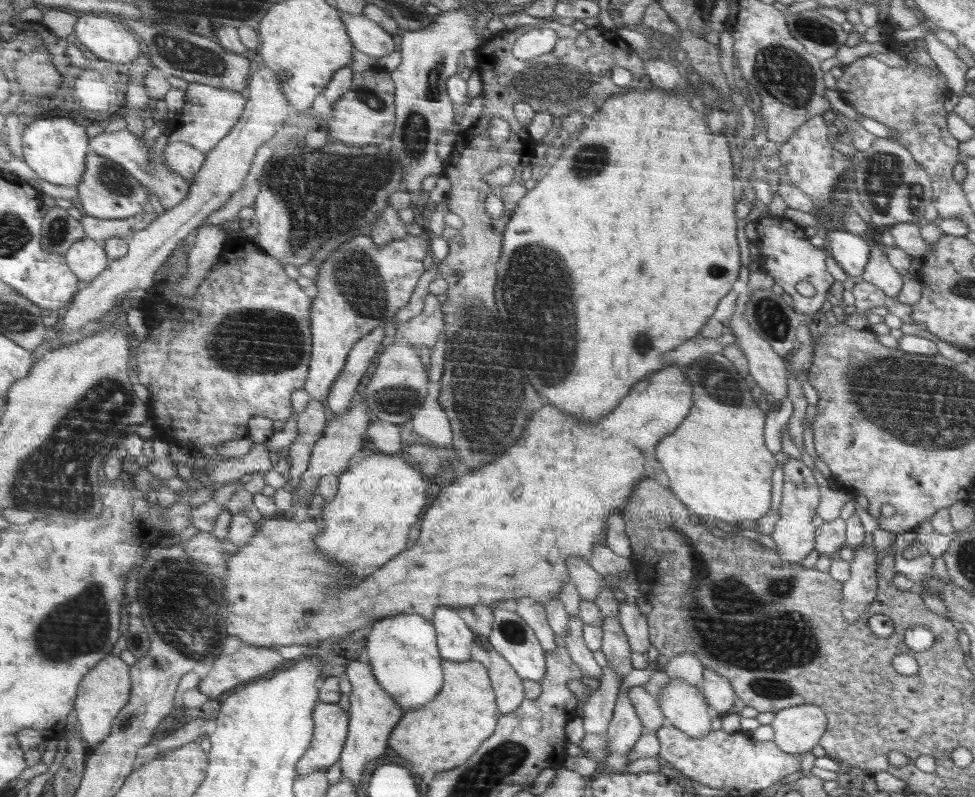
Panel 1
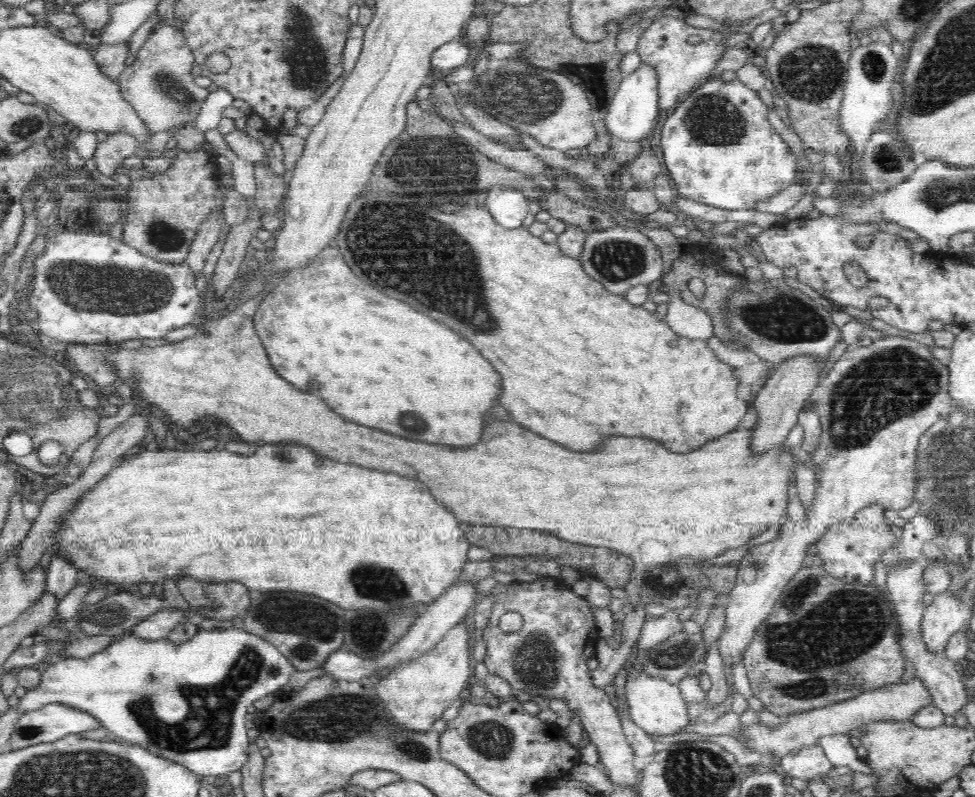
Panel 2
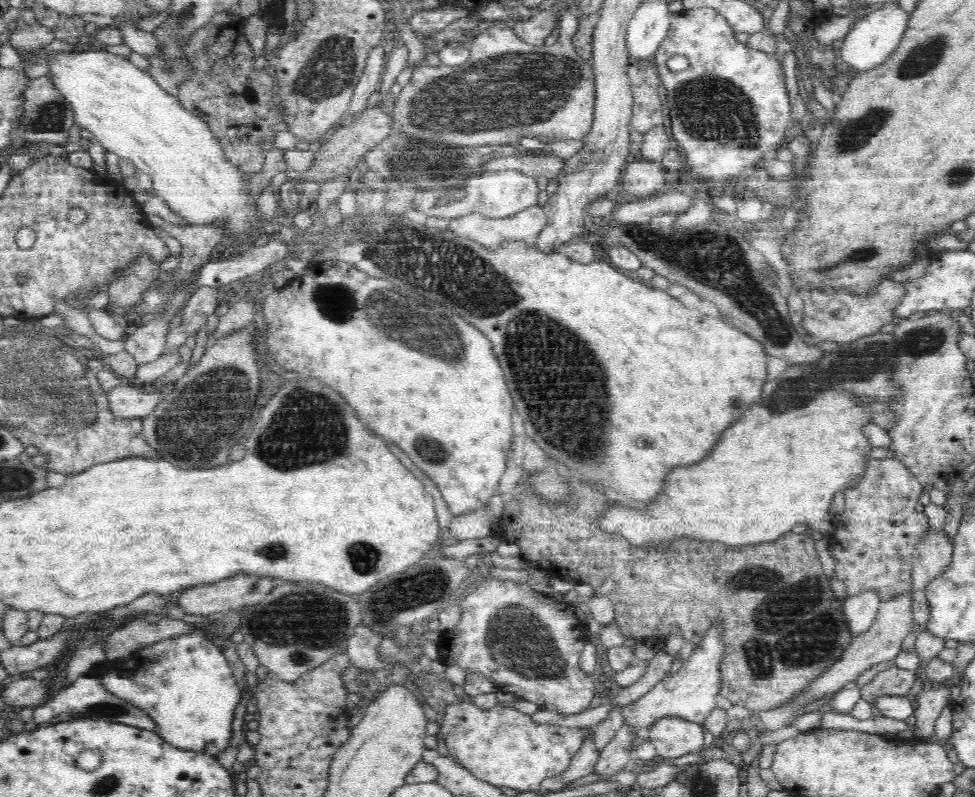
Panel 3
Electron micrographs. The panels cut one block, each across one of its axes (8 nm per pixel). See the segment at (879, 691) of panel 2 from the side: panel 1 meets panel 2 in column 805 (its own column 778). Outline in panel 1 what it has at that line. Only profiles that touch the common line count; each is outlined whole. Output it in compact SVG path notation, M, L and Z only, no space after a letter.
M803 704L776 712L770 726L774 729L773 741L778 749L790 755L802 754L812 751L820 744L821 737L828 730L828 716L824 709L815 704Z

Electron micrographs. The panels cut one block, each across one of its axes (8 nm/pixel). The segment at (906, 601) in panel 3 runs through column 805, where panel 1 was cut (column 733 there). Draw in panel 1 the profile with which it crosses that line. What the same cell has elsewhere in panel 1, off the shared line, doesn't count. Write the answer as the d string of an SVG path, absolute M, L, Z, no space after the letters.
M704 669L703 685L699 690L704 694L704 700L708 702L708 706L717 716L723 717L728 714L735 703L736 696L730 680L714 670Z

